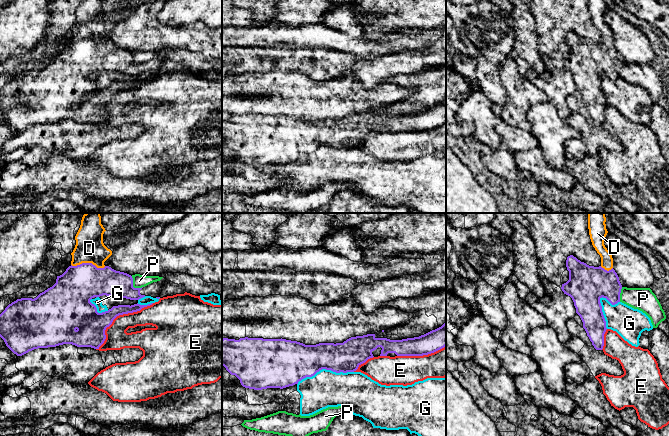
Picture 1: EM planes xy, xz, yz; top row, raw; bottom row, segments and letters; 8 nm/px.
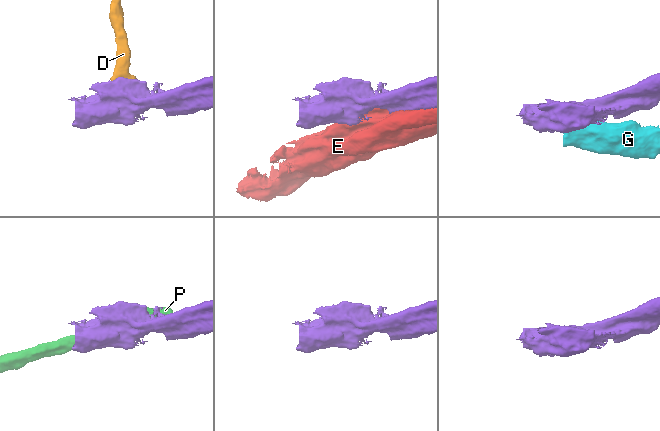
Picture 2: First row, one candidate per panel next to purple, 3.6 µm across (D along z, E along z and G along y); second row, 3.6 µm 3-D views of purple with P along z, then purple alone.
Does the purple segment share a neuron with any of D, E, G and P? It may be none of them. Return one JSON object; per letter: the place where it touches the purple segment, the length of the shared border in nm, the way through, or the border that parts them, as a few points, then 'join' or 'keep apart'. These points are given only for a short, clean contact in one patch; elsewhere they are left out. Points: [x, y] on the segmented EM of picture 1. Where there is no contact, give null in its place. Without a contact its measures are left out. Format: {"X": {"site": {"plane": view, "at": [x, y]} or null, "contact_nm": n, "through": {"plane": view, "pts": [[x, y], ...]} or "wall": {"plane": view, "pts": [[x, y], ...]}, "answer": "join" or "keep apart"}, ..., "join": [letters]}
{"D": {"site": {"plane": "xy", "at": [88, 263]}, "contact_nm": 280, "through": {"plane": "xy", "pts": [[73, 290], [87, 276], [88, 263], [89, 248]]}, "answer": "join"}, "E": {"site": {"plane": "xy", "at": [118, 315]}, "contact_nm": 600, "answer": "keep apart"}, "G": {"site": {"plane": "xz", "at": [324, 368]}, "contact_nm": 460, "answer": "keep apart"}, "P": {"site": {"plane": "xy", "at": [132, 285]}, "contact_nm": 130, "answer": "keep apart"}, "join": ["D"]}

